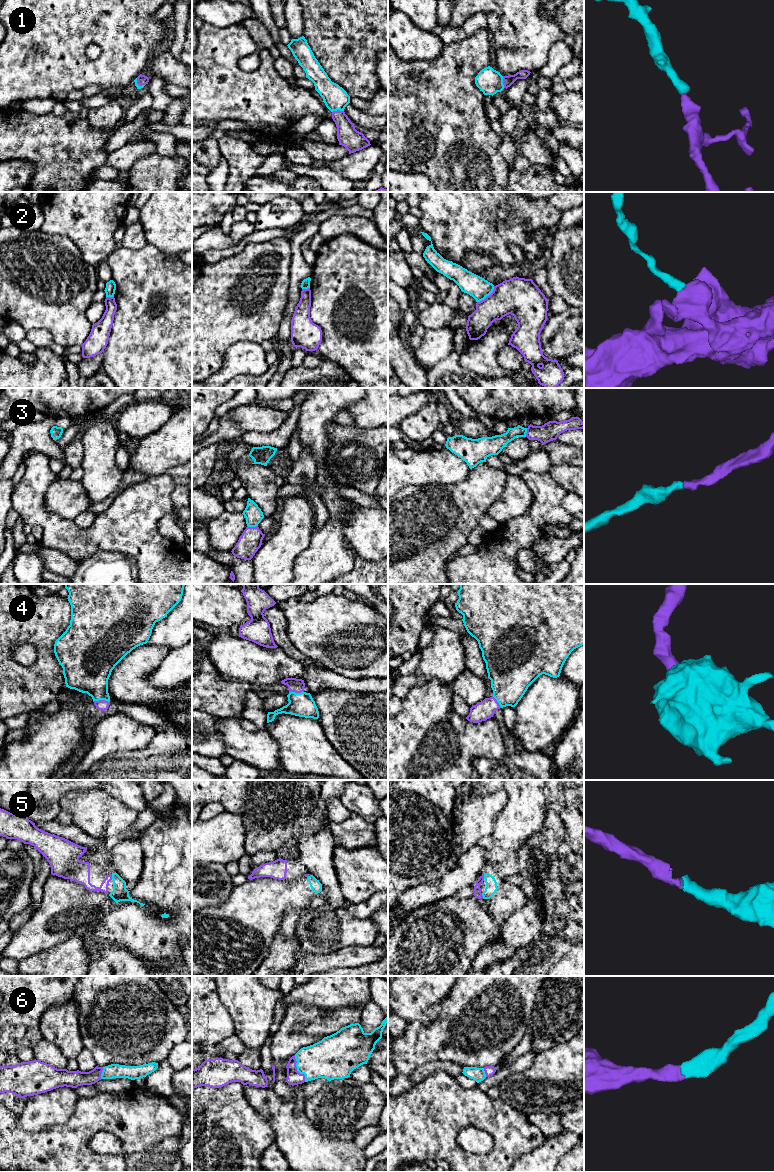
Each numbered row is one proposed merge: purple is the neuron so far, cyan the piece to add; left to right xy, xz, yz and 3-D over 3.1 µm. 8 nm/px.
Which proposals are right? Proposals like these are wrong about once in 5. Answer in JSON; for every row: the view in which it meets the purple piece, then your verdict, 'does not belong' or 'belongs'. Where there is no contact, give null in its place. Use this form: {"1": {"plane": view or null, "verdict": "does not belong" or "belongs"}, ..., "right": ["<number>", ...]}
{"1": {"plane": "xz", "verdict": "belongs"}, "2": {"plane": "yz", "verdict": "does not belong"}, "3": {"plane": "xz", "verdict": "belongs"}, "4": {"plane": "xy", "verdict": "belongs"}, "5": {"plane": "xy", "verdict": "belongs"}, "6": {"plane": "xz", "verdict": "belongs"}, "right": ["1", "3", "4", "5", "6"]}

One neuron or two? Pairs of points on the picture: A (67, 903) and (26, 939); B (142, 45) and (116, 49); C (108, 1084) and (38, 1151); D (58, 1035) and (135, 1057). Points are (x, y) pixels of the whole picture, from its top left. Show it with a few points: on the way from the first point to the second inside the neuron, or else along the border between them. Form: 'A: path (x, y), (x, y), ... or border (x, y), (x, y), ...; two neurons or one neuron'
A: path (57, 912), (51, 914), (36, 929); one neuron
B: path (136, 43), (129, 43), (122, 49); one neuron
C: border (125, 1091), (99, 1092); two neurons
D: border (78, 1019), (81, 1041), (84, 1047); two neurons

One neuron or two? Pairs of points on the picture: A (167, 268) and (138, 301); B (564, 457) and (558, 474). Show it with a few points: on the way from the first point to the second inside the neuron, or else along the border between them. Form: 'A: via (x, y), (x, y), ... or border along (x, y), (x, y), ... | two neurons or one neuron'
A: via (161, 276), (144, 293) | one neuron
B: border along (573, 464), (552, 465) | two neurons

